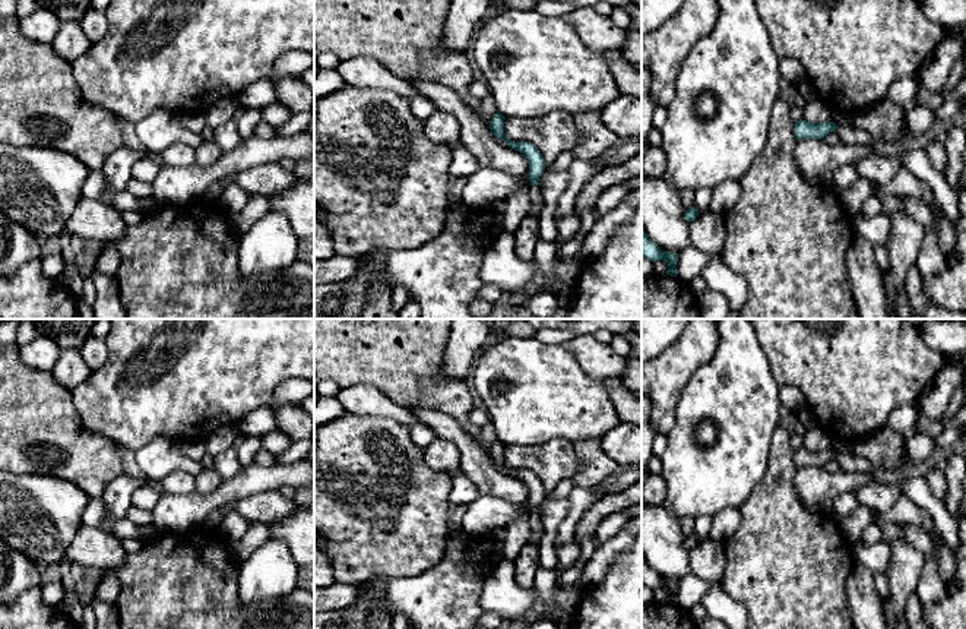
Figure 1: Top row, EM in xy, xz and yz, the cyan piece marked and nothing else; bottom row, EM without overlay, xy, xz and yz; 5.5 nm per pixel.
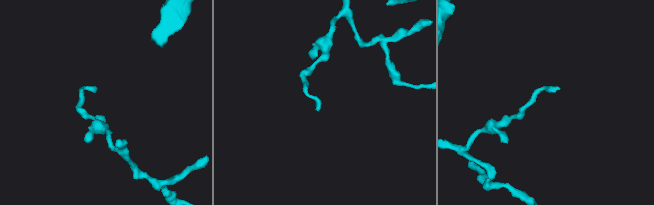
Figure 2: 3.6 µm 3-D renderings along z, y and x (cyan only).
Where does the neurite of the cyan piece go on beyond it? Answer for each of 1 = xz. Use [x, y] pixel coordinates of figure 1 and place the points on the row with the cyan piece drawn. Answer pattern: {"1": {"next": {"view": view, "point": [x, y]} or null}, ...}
{"1": {"next": null}}

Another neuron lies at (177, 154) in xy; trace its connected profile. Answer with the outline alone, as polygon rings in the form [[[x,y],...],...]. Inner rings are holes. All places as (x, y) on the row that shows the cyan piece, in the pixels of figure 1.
[[[172,143],[159,152],[165,165],[190,167],[196,162],[194,149],[184,143]]]

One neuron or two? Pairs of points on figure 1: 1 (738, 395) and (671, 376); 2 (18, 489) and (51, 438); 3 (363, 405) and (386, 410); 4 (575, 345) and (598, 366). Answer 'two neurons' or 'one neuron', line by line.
1: two neurons
2: two neurons
3: one neuron
4: one neuron

